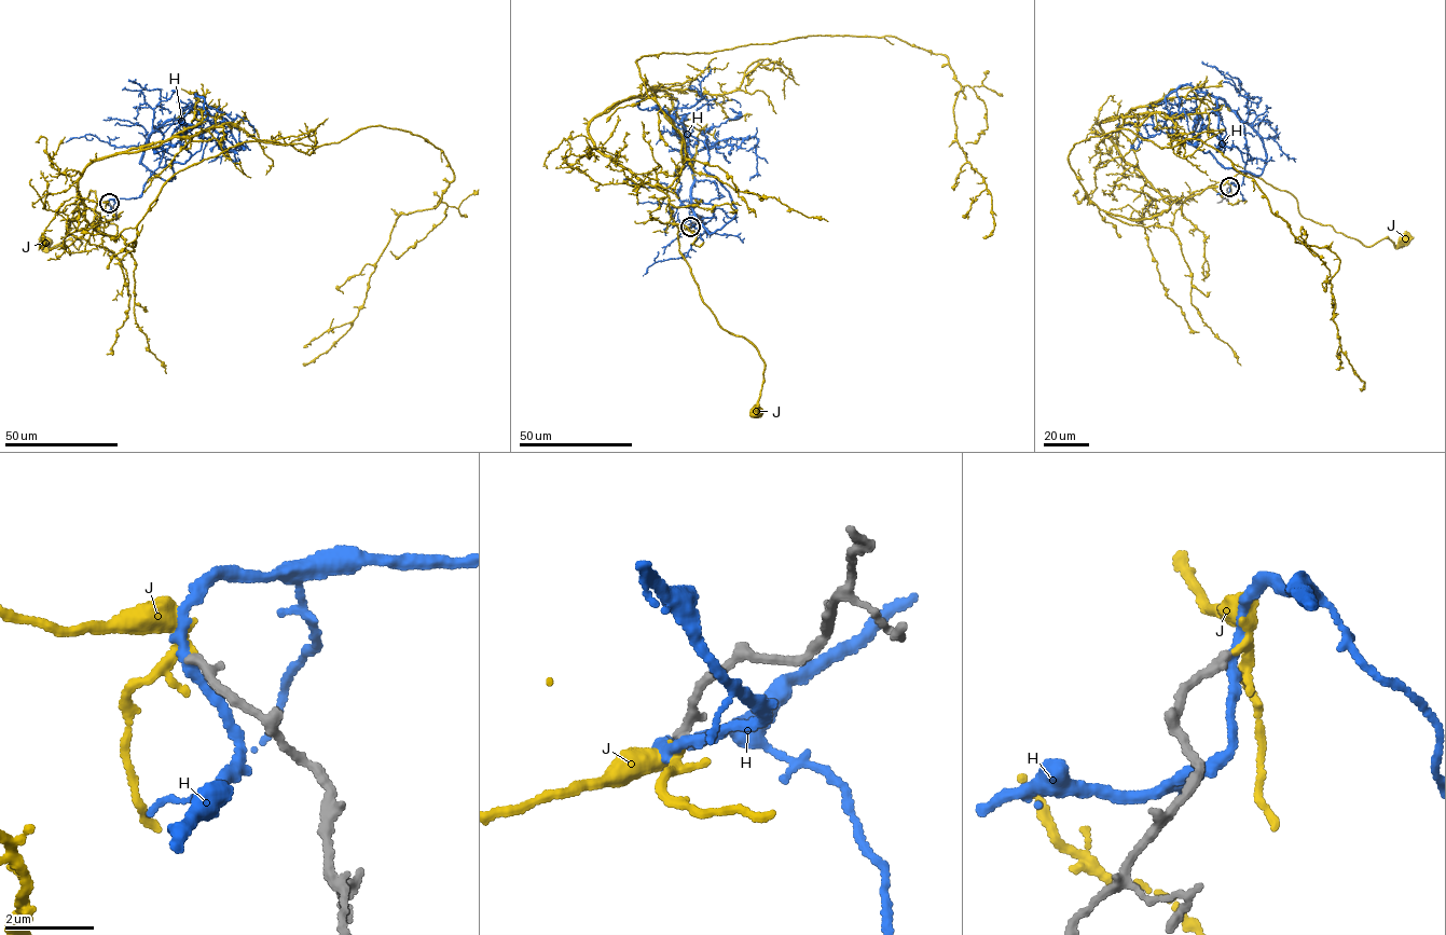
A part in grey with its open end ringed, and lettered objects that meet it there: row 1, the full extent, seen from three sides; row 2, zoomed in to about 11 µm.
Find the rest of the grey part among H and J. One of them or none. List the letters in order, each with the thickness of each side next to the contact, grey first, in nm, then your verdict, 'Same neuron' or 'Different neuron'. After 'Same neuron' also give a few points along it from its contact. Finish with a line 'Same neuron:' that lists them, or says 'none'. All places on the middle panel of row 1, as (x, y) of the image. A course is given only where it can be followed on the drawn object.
H: Thickness 200 nm (grey) against 240 nm. Different neuron
J: Thickness 200 nm (grey) against 200 nm. Same neuron. Its course: (690, 227), (678, 232), (678, 252), (704, 303), (717, 324), (744, 337), (763, 361), (763, 382), (755, 411)
Same neuron: J

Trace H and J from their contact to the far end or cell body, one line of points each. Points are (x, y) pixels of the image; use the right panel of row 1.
H: (1229, 187), (1240, 121), (1262, 141), (1261, 174), (1237, 172), (1172, 113), (1196, 112), (1200, 136)
J: (1229, 186), (1230, 179), (1249, 173), (1290, 192), (1303, 216), (1366, 246), (1389, 237), (1395, 245), (1403, 241)

